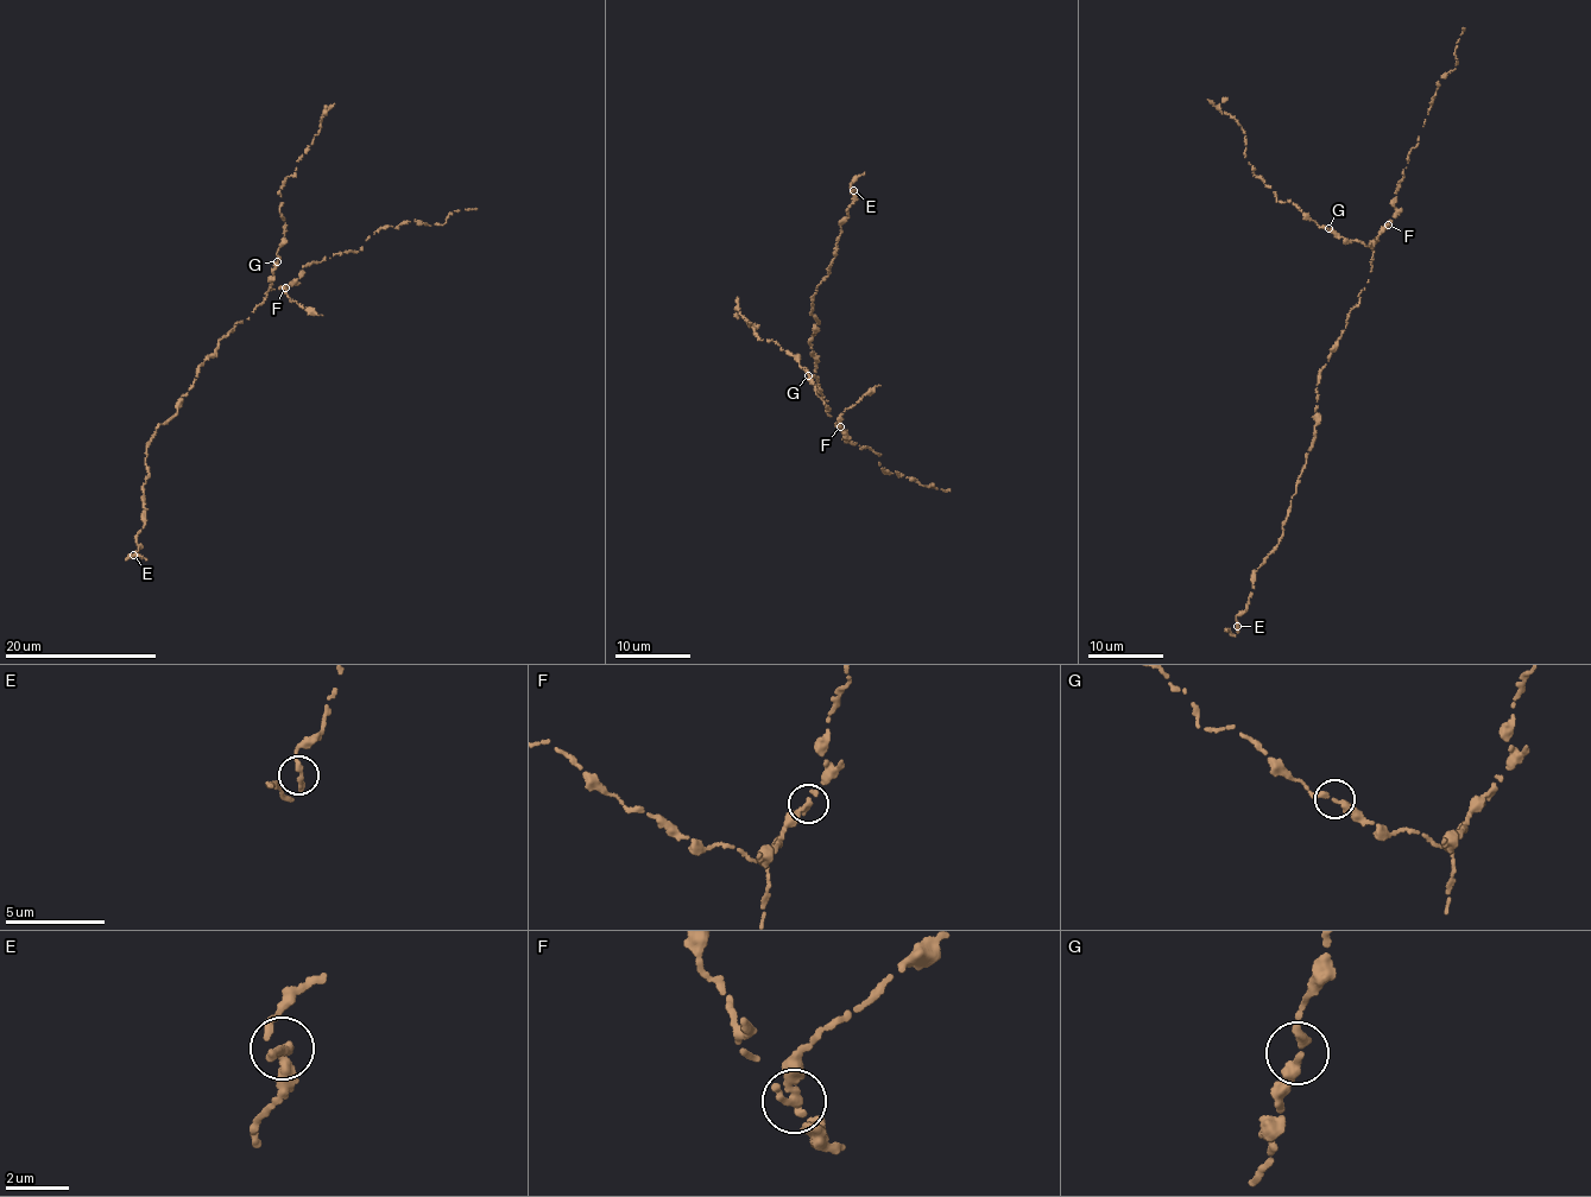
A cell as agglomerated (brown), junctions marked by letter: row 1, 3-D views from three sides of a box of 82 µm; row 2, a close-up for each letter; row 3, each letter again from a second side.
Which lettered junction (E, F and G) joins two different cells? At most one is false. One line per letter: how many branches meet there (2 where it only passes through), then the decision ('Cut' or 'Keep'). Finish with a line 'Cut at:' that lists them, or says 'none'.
E: Branches: 2. Keep
F: Branches: 2. Cut
G: Branches: 2. Keep
Cut at: F

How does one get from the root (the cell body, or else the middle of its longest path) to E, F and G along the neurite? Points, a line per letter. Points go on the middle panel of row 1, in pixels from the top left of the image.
E: (815, 378), (816, 362), (809, 342), (820, 322), (810, 312), (813, 296), (828, 276), (853, 190)
F: (815, 378), (819, 392), (827, 401), (829, 410), (826, 412), (840, 426)
G: (815, 378), (828, 410), (808, 375)

